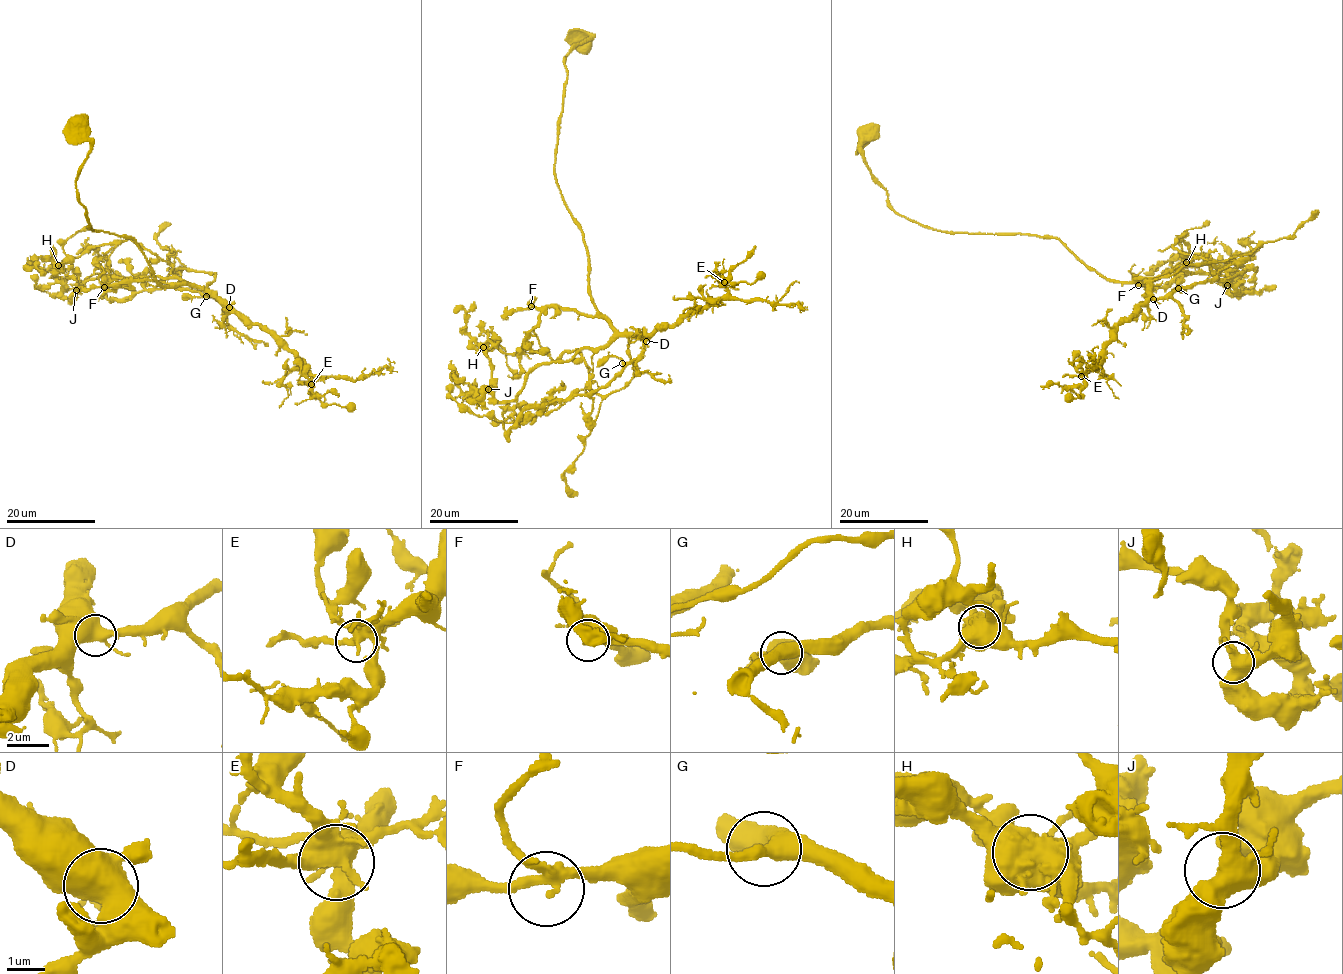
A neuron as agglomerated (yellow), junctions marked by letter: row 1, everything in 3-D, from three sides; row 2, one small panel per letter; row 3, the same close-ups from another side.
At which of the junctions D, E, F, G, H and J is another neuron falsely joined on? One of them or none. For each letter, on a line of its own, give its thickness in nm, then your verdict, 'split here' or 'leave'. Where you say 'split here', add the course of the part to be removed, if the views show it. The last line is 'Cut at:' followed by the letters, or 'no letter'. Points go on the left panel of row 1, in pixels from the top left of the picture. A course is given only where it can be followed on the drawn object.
D: calibre 480 nm; leave
E: calibre 440 nm; leave
F: calibre 240 nm; leave
G: calibre 360 nm; leave
H: calibre 800 nm; split here; course (58, 264), (132, 238), (173, 269), (158, 286), (98, 274), (51, 294), (37, 287), (37, 274)
J: calibre 500 nm; leave
Cut at: H

